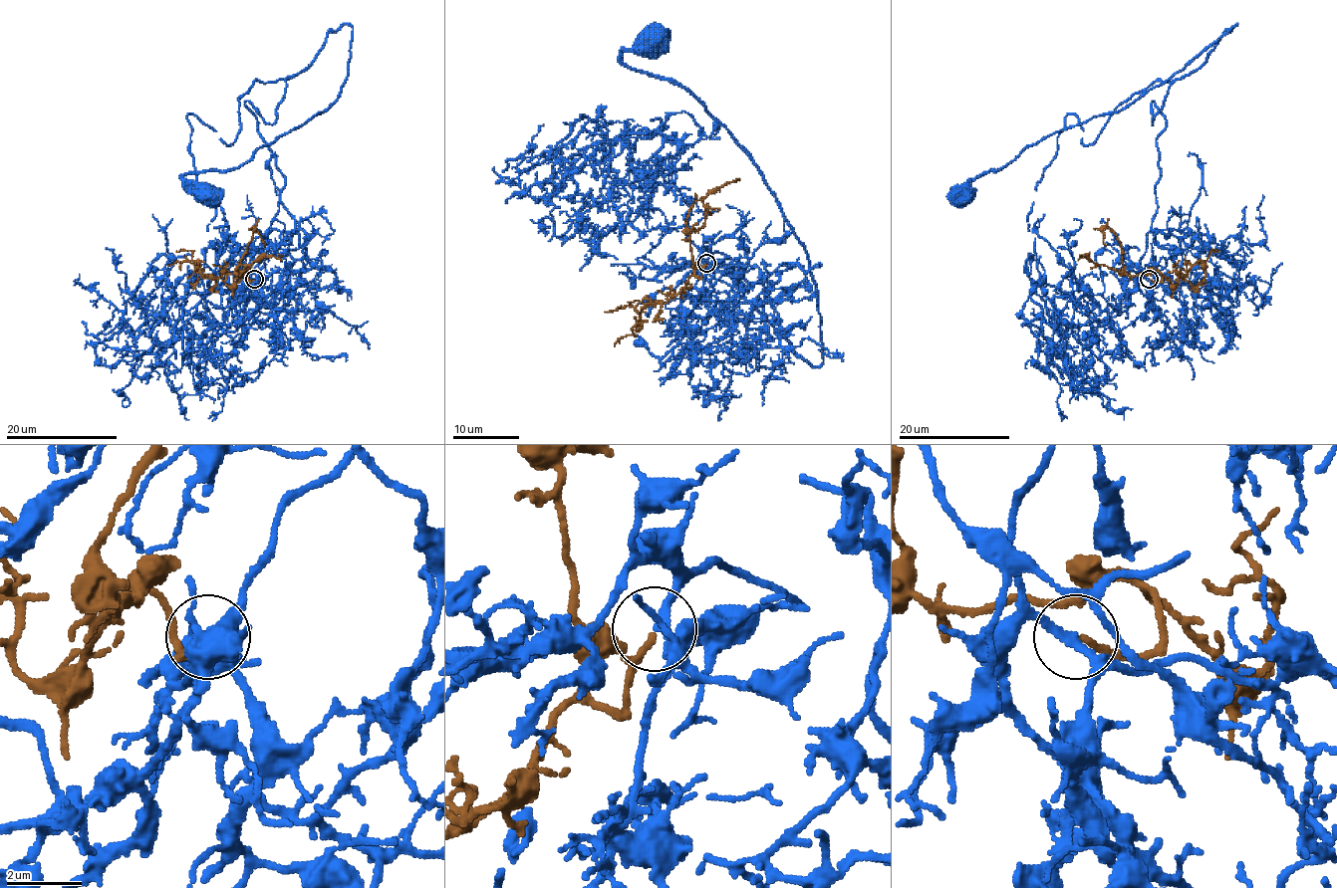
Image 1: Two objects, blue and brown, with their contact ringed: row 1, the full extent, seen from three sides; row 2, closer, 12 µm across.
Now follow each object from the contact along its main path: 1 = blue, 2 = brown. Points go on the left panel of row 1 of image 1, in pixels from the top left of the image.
1: (254, 280), (294, 218), (244, 104), (272, 124), (350, 24), (339, 97), (188, 171), (205, 196)
2: (254, 280), (250, 282), (248, 276), (241, 273), (227, 285), (223, 274), (205, 277), (190, 250), (176, 250)

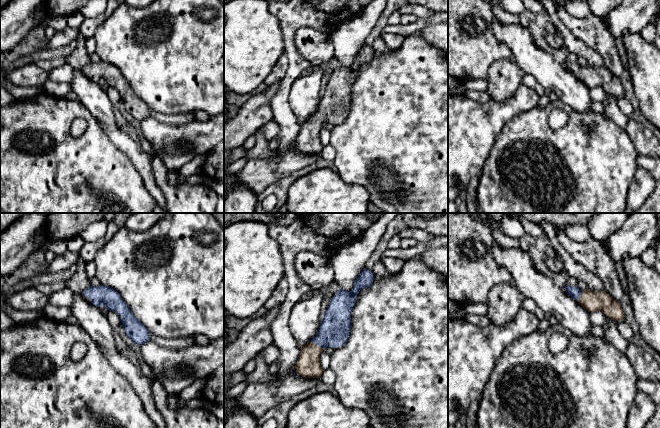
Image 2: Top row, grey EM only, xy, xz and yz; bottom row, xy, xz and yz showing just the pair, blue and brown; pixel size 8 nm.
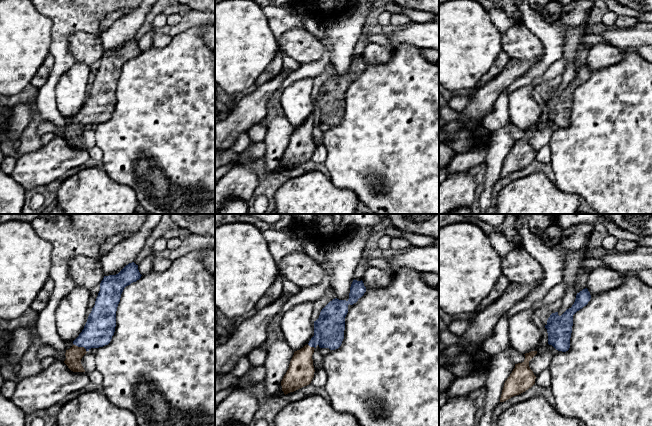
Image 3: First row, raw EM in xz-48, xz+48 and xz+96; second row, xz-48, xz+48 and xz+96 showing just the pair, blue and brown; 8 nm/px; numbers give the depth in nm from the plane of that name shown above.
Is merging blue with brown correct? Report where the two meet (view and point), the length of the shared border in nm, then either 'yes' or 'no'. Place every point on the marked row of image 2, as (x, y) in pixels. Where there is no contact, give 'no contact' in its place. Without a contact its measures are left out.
contact xz (317, 345); length 120 nm; yes

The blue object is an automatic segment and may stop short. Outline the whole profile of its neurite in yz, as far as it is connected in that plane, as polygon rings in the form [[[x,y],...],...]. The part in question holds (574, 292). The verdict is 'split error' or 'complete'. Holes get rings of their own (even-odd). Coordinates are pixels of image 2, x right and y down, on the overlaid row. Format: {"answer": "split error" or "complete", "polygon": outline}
{"answer": "split error", "polygon": [[[565,286],[566,292],[588,312],[602,311],[606,316],[615,321],[625,321],[624,312],[620,301],[613,299],[604,290],[592,292],[588,289],[581,290],[577,286]]]}

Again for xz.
{"answer": "split error", "polygon": [[[364,268],[356,277],[350,291],[340,288],[332,297],[316,336],[301,347],[295,365],[298,375],[305,378],[320,378],[323,373],[319,361],[322,351],[326,347],[341,347],[347,342],[351,330],[351,313],[357,301],[357,294],[362,289],[370,287],[373,281],[373,273]]]}

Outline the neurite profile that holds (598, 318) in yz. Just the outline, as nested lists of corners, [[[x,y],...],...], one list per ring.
[[[591,311],[589,312],[589,319],[592,325],[605,326],[608,321],[611,320],[608,316],[606,316],[602,311]]]

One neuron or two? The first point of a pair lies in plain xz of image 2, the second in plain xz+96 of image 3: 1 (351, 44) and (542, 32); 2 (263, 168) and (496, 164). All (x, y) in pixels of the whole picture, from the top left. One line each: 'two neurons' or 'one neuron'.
1: two neurons
2: two neurons

